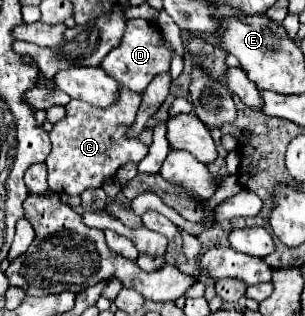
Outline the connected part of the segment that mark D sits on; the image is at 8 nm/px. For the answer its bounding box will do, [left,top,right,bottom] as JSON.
[101,19,171,93]

